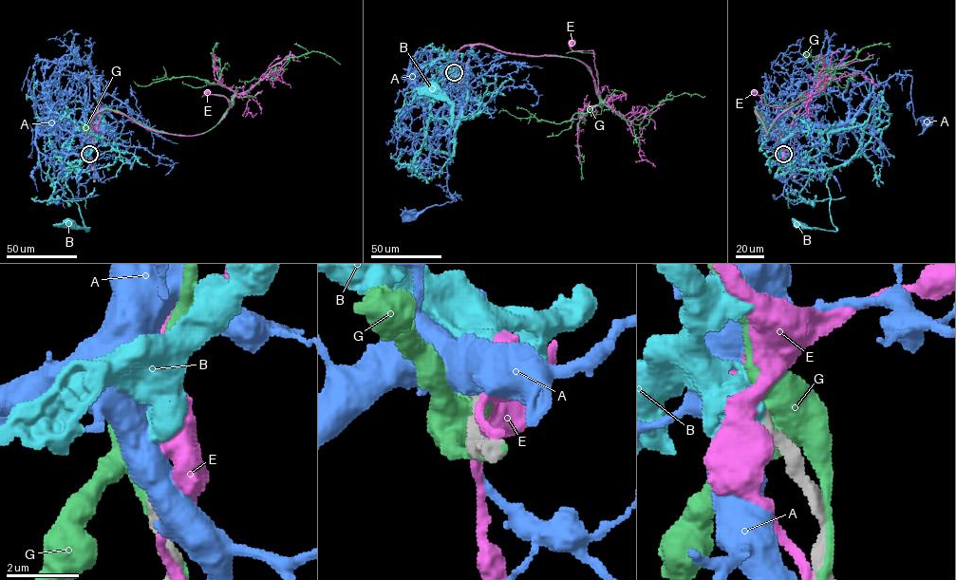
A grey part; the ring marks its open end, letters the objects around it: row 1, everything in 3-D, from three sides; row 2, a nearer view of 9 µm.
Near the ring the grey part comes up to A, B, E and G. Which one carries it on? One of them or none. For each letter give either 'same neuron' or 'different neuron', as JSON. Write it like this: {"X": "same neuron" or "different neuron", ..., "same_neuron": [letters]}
{"A": "different neuron", "B": "same neuron", "E": "different neuron", "G": "different neuron", "same_neuron": ["B"]}

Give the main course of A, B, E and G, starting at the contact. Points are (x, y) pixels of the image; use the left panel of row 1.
A: (89, 154), (97, 127), (85, 121), (83, 74), (90, 75), (87, 109), (77, 122), (56, 117), (42, 122)
B: (89, 154), (86, 153), (65, 170), (68, 171), (65, 172), (65, 185), (78, 207), (86, 231), (69, 223)
E: (89, 155), (92, 118), (104, 109), (159, 132), (208, 131), (234, 101), (230, 107), (225, 97), (207, 91)
G: (89, 154), (92, 136), (85, 125), (103, 109), (157, 130), (197, 135), (282, 61), (314, 51), (341, 65)

